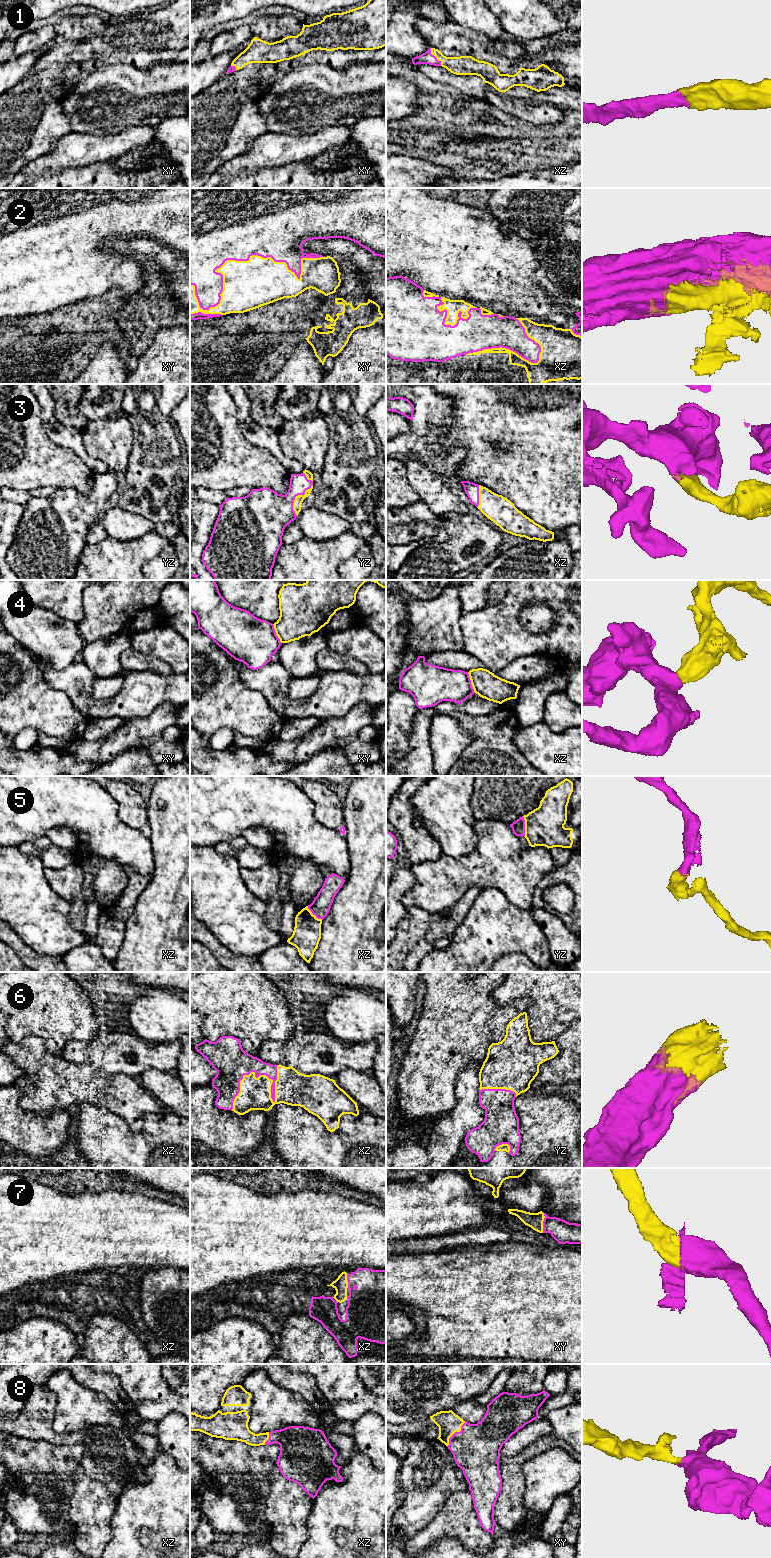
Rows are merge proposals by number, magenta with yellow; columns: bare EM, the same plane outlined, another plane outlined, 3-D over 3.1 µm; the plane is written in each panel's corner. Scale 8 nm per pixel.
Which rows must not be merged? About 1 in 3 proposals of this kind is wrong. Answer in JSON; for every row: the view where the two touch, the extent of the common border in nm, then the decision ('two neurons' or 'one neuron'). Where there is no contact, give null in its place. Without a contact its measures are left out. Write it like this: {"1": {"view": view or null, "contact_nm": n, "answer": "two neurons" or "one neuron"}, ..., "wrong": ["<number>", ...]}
{"1": {"view": "xz", "contact_nm": 170, "answer": "one neuron"}, "2": {"view": "xy", "contact_nm": 1100, "answer": "one neuron"}, "3": {"view": "yz", "contact_nm": 280, "answer": "one neuron"}, "4": {"view": "xz", "contact_nm": 180, "answer": "two neurons"}, "5": {"view": "yz", "contact_nm": 170, "answer": "one neuron"}, "6": {"view": "xz", "contact_nm": 500, "answer": "one neuron"}, "7": {"view": "xy", "contact_nm": 160, "answer": "one neuron"}, "8": {"view": "xy", "contact_nm": 260, "answer": "one neuron"}, "wrong": ["4"]}

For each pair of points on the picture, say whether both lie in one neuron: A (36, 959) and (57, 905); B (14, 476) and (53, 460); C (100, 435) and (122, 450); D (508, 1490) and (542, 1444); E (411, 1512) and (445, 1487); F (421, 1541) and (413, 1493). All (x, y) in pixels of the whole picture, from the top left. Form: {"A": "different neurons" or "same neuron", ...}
{"A": "different neurons", "B": "same neuron", "C": "same neuron", "D": "same neuron", "E": "same neuron", "F": "different neurons"}

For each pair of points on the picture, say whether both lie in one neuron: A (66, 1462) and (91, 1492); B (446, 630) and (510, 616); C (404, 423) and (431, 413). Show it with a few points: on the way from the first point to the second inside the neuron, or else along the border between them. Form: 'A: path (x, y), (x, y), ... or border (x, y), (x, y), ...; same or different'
A: border (79, 1463), (71, 1480); different
B: border (462, 612), (460, 627), (464, 650); different
C: border (413, 420), (413, 427), (396, 436); different

